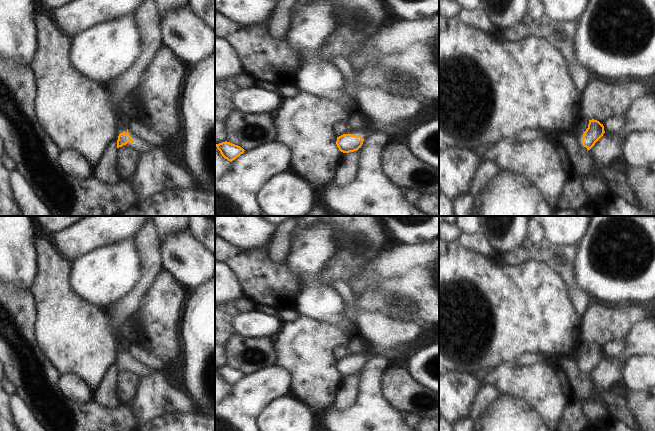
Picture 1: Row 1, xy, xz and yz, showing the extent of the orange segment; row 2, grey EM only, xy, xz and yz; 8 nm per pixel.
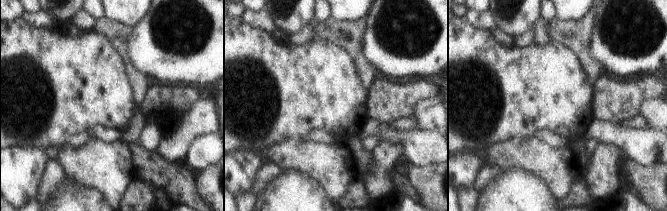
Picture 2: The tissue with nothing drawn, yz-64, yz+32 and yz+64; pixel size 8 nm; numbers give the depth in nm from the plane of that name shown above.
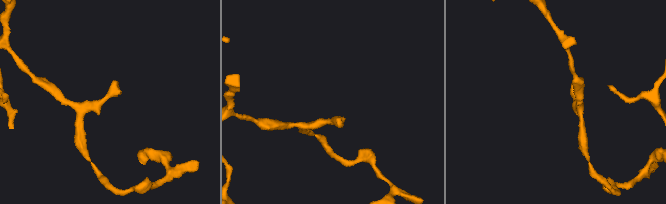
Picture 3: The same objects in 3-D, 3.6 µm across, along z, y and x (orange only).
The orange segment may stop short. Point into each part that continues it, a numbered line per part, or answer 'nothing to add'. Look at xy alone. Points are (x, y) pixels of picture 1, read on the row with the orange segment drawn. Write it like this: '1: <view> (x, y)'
1: xy (141, 146)

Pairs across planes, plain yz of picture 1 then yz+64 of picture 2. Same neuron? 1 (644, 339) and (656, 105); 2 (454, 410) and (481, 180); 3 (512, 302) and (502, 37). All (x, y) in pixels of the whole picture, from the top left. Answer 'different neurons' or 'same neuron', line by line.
1: same neuron
2: different neurons
3: different neurons

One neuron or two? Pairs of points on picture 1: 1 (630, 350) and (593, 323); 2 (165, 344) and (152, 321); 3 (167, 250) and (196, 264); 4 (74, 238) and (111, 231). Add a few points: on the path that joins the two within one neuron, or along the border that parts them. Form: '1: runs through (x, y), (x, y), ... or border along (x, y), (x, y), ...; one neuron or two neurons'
1: border along (641, 321), (632, 327), (625, 339); two neurons
2: runs through (160, 338), (155, 327); one neuron
3: runs through (174, 250), (189, 261); one neuron
4: runs through (83, 236), (92, 231), (102, 231); one neuron

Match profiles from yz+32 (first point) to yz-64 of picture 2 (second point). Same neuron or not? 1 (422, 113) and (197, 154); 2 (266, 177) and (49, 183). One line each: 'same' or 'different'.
1: different
2: same

